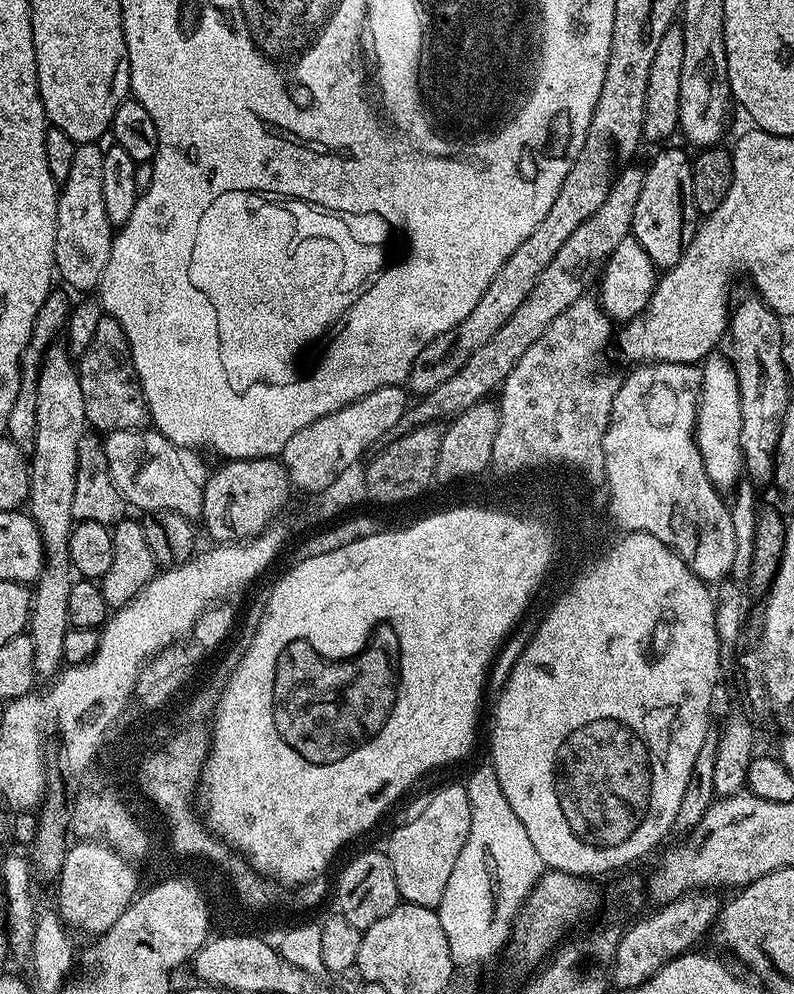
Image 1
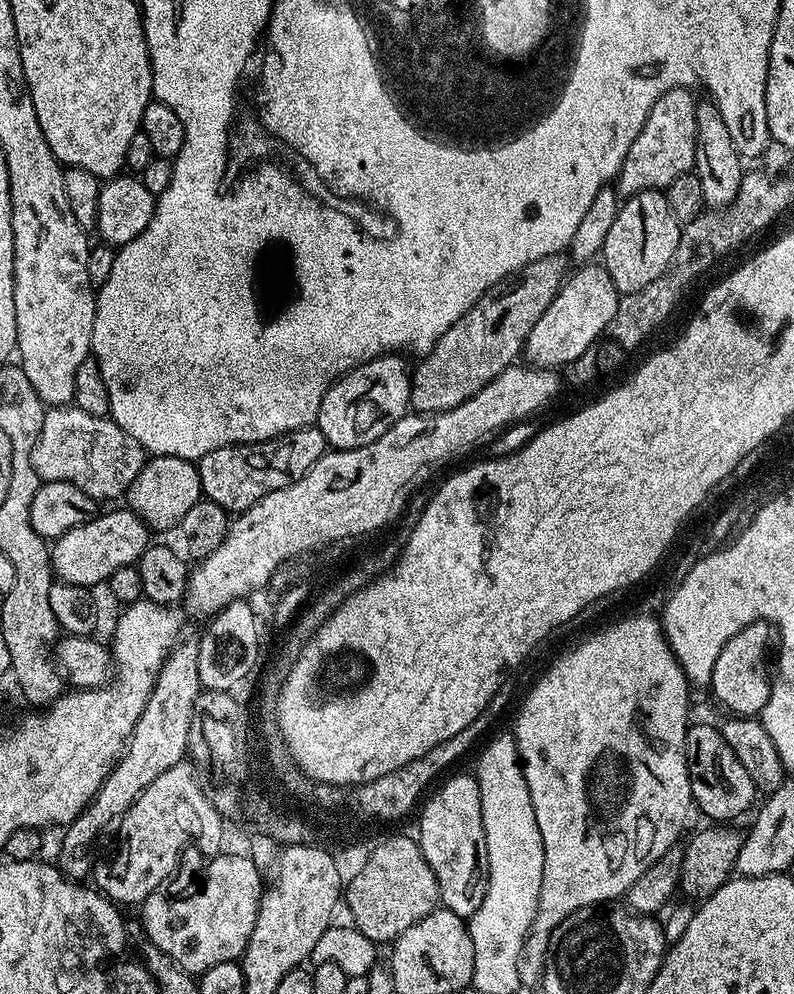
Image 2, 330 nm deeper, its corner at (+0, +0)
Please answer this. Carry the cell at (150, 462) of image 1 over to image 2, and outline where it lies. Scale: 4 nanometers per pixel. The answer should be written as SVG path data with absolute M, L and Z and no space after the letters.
M52 406L44 413L42 434L34 446L32 461L41 481L57 480L78 486L97 502L116 500L127 493L138 478L146 453L140 443L130 438L108 416L86 414L75 406Z

